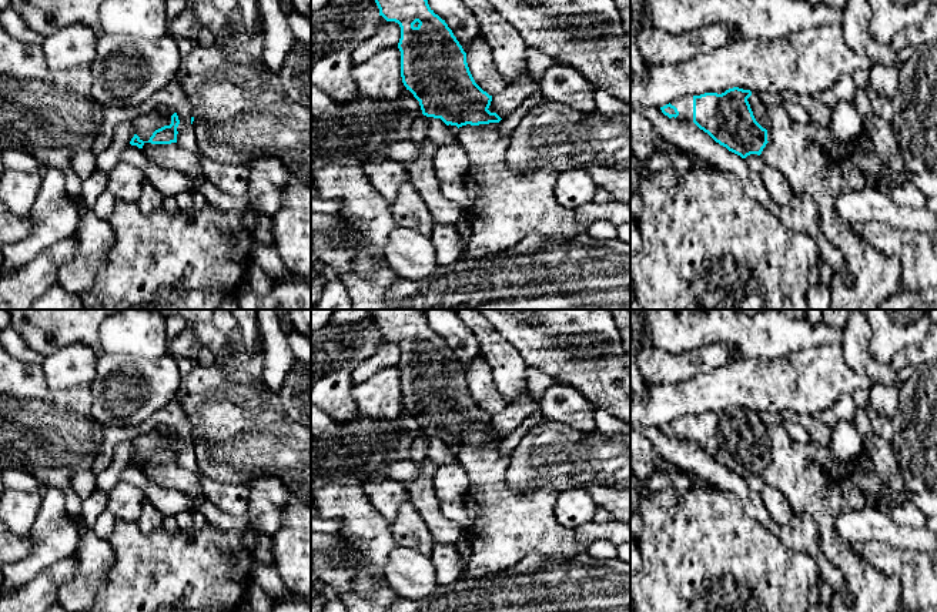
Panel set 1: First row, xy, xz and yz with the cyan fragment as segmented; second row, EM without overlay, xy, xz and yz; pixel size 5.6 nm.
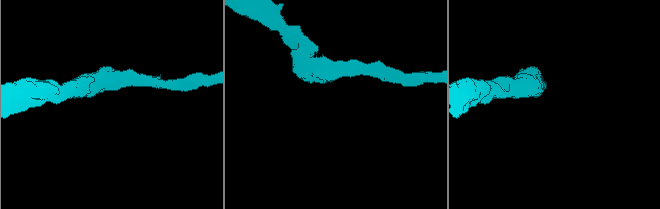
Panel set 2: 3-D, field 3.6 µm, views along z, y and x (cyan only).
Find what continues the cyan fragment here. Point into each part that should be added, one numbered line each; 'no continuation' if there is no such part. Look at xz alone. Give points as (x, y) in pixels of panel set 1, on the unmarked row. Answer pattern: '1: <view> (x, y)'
no continuation

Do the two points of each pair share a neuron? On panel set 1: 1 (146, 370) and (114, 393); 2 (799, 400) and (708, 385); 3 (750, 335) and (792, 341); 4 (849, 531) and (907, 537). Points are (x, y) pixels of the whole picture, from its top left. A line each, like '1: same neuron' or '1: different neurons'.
1: same neuron
2: same neuron
3: same neuron
4: same neuron

